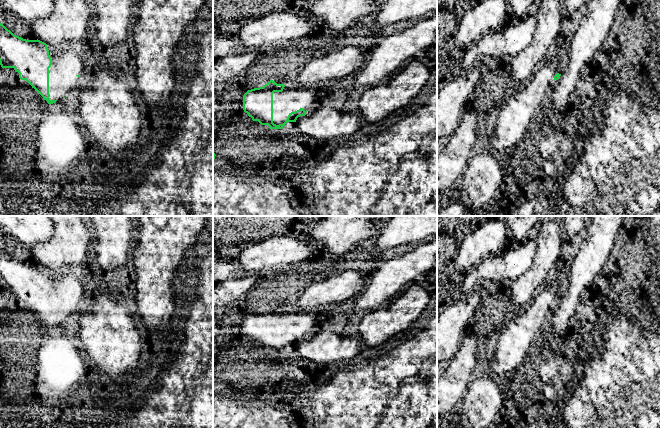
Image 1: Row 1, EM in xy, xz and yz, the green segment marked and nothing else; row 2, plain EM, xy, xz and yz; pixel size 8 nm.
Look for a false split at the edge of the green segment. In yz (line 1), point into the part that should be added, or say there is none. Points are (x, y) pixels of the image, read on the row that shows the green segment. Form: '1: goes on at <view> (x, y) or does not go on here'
1: does not go on here

